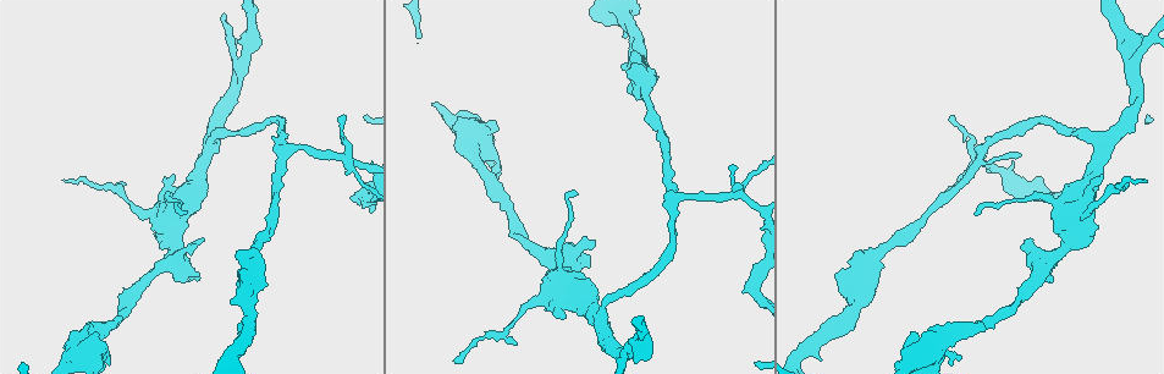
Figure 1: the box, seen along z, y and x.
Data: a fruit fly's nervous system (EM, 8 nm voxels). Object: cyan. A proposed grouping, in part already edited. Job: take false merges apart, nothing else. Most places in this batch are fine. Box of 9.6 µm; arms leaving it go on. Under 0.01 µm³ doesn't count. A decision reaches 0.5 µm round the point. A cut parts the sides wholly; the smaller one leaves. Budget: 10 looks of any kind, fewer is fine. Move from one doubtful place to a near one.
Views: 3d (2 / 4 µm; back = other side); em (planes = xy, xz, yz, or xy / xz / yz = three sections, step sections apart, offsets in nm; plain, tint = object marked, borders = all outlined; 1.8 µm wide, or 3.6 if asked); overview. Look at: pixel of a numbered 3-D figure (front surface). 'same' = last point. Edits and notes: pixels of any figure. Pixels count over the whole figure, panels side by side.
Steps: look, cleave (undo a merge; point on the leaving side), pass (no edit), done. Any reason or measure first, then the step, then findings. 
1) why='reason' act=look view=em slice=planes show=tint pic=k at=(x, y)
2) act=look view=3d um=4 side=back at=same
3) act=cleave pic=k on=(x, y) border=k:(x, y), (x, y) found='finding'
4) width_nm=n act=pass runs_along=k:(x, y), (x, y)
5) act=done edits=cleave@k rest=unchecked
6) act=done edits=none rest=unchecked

why='three-way junction' act=look view=em slice=planes show=plain pic=1 at=(629, 346)

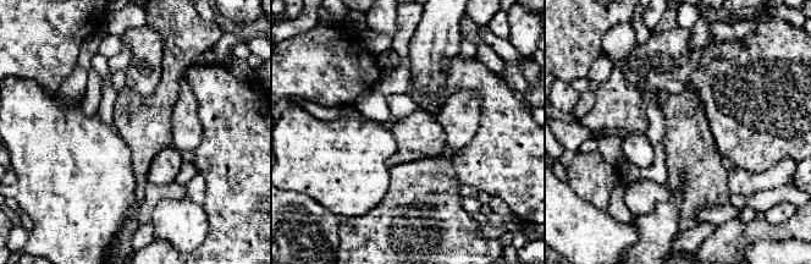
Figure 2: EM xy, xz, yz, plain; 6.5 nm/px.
why='where the object lies' act=look view=em slice=planes show=tint at=same

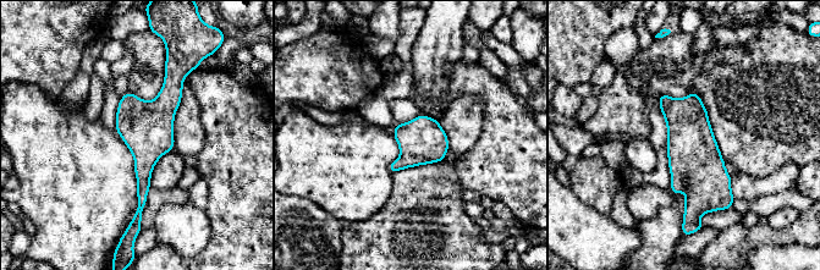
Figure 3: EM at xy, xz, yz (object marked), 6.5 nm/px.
act=pass runs_along=3:(175, 75), (148, 126), (139, 208) found='continuous, no second neuron'

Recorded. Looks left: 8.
why='a fork' act=look view=em slice=planes show=plain pic=1 at=(210, 147)

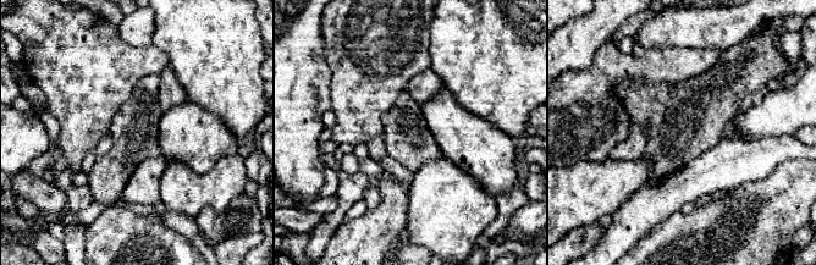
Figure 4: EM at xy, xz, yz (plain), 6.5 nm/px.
act=look view=em slice=planes show=borders at=same

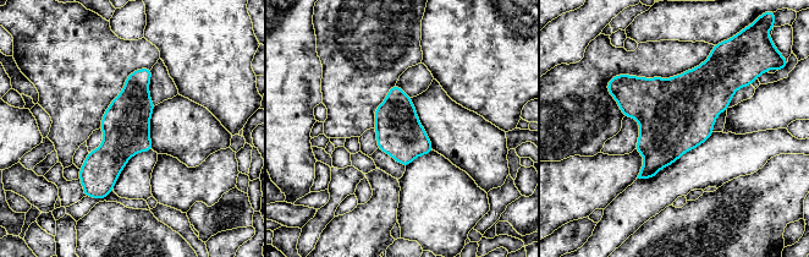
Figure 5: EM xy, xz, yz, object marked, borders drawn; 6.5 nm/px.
width_nm=300 act=pass runs_along=5:(148, 71), (91, 190) found='one neuron here'

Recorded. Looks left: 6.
why='sharp bend' act=look view=em slice=planes show=tint pic=1 at=(566, 261)

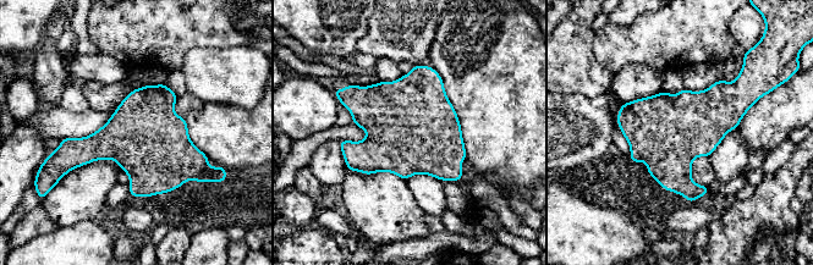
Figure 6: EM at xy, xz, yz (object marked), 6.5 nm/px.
act=pass found='continuous, no second neuron'

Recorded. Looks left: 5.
why='three arms meet' act=look view=em slice=planes show=tint pic=1 at=(347, 161)

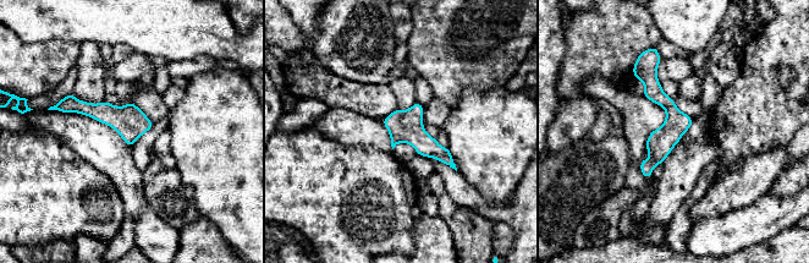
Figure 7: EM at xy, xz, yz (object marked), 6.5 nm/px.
act=pass found='one neuron here'

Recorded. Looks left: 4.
act=done edits=none rest=unchecked

